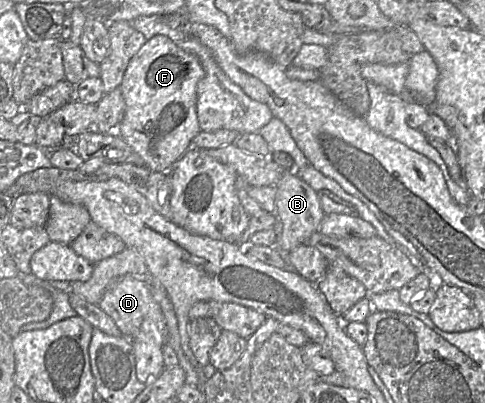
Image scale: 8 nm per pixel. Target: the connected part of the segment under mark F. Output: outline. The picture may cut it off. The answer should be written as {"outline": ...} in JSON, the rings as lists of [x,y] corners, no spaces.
{"outline":[[[156,35],[153,38],[147,40],[147,42],[141,47],[141,49],[132,57],[128,67],[123,76],[120,88],[125,101],[125,113],[122,121],[115,127],[108,130],[109,135],[120,137],[126,144],[128,144],[136,153],[138,153],[143,161],[144,165],[152,171],[155,172],[167,172],[172,166],[192,147],[192,140],[201,131],[197,112],[196,112],[196,102],[197,102],[197,84],[203,78],[204,70],[198,60],[198,58],[178,47],[170,38],[164,35]]]}

